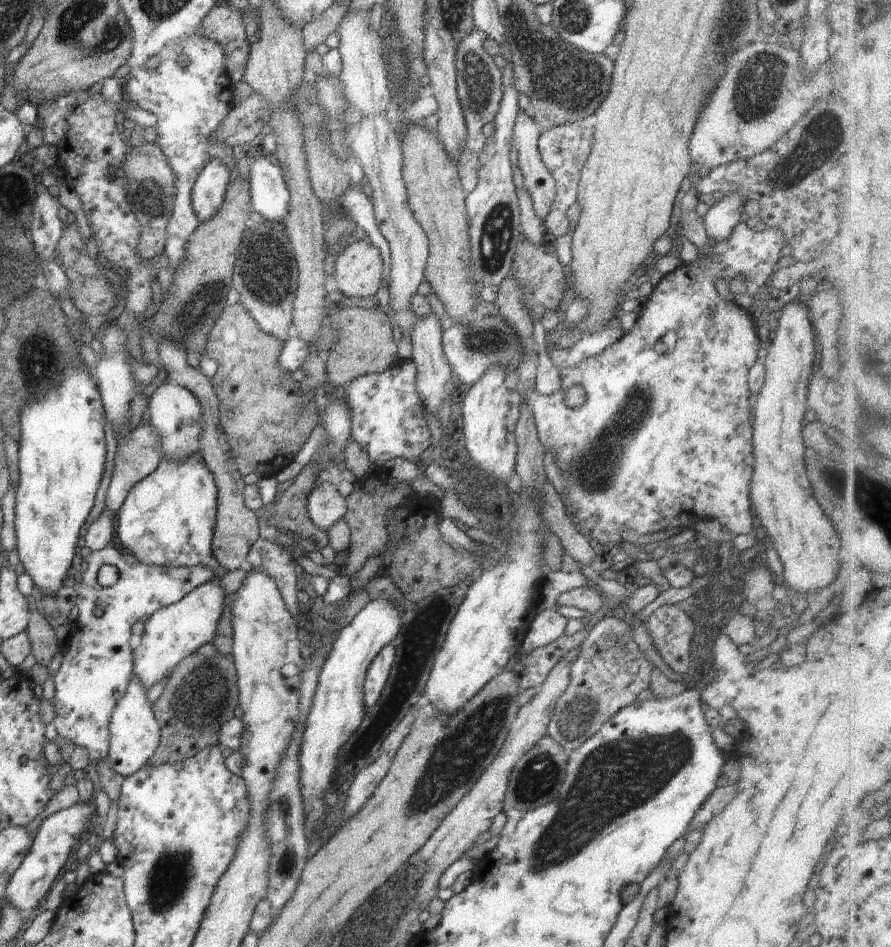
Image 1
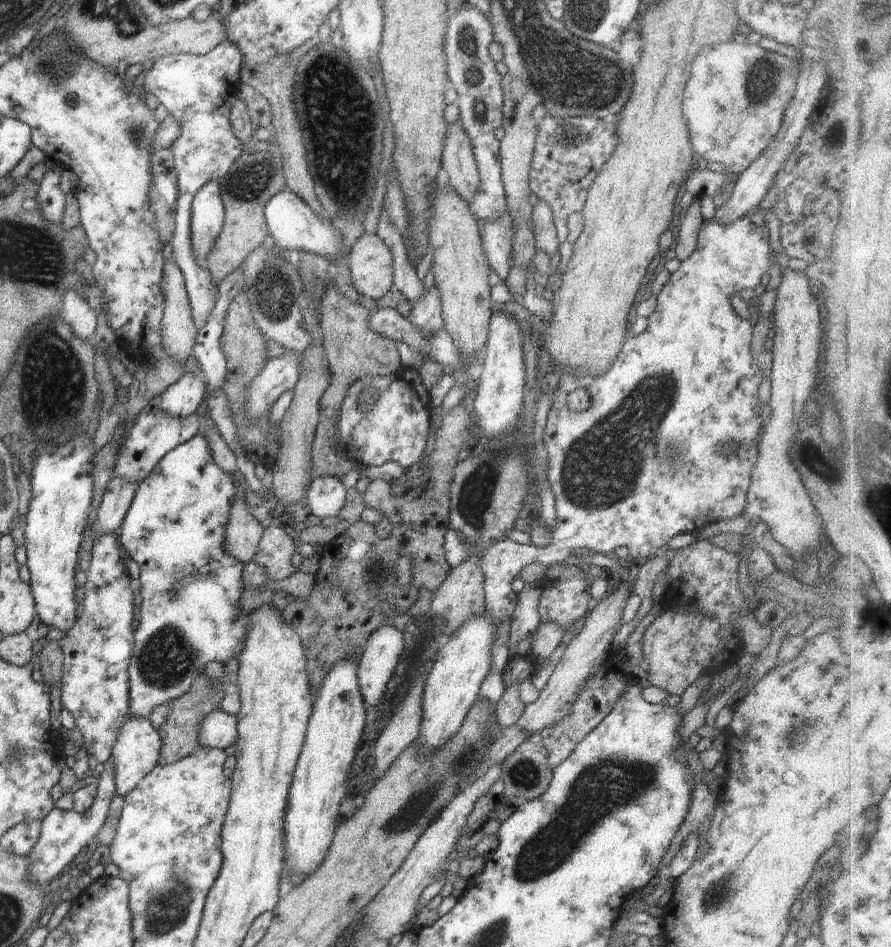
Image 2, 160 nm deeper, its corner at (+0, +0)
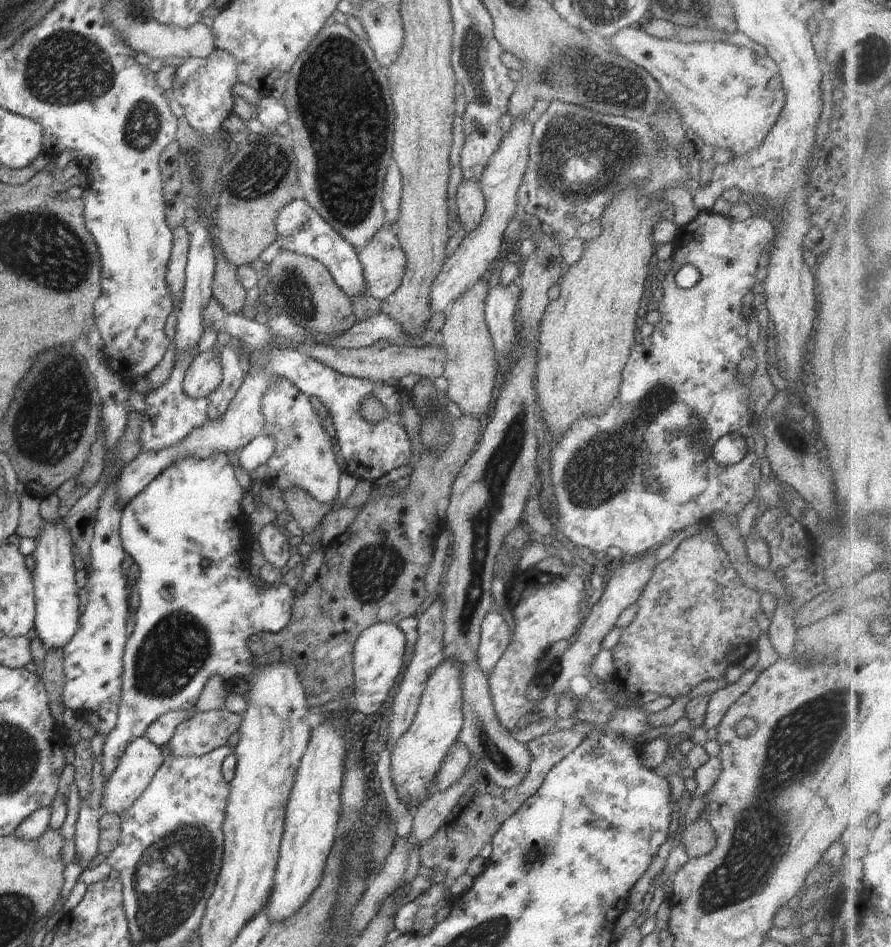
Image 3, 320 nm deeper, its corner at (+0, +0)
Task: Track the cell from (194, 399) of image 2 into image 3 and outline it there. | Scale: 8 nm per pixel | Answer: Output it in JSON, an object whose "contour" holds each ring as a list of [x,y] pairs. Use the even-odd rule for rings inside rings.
{"contour":[[[215,345],[207,352],[199,353],[188,366],[183,381],[186,396],[192,399],[207,398],[222,382],[223,371],[219,362],[221,348]]]}

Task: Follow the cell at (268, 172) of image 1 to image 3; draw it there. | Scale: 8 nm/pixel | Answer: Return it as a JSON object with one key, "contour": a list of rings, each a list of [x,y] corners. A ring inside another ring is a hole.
{"contour":[[[295,199],[290,204],[284,204],[276,214],[276,234],[276,242],[281,250],[296,252],[324,264],[334,282],[346,296],[351,298],[365,295],[366,286],[364,286],[364,276],[357,250],[352,244],[346,242],[340,232],[336,232],[308,202]]]}

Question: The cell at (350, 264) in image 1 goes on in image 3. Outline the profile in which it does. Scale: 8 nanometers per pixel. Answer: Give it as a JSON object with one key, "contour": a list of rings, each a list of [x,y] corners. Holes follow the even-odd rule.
{"contour":[[[386,224],[357,252],[362,266],[366,295],[376,300],[388,299],[400,287],[405,261],[396,233]]]}

